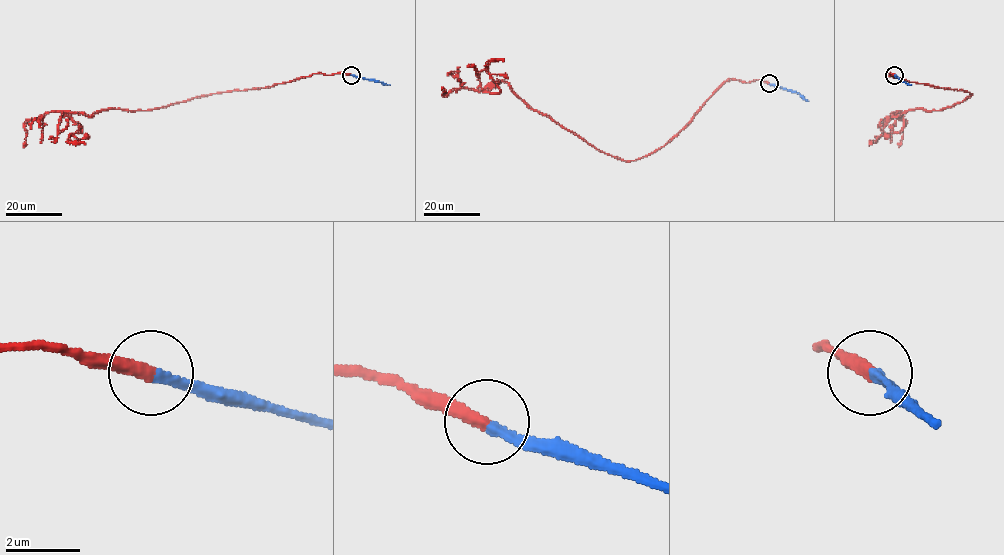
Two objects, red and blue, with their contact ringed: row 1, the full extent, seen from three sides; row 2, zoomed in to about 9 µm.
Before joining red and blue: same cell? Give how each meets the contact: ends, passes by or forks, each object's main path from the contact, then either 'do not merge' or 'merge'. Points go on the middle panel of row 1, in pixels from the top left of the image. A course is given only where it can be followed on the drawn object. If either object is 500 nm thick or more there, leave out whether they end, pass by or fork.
red ends there; blue ends there; red runs (769, 83), (729, 79), (667, 142), (632, 161), (602, 152), (530, 108), (507, 83), (446, 94), (442, 88); blue runs (769, 83), (799, 93), (809, 101); merge

